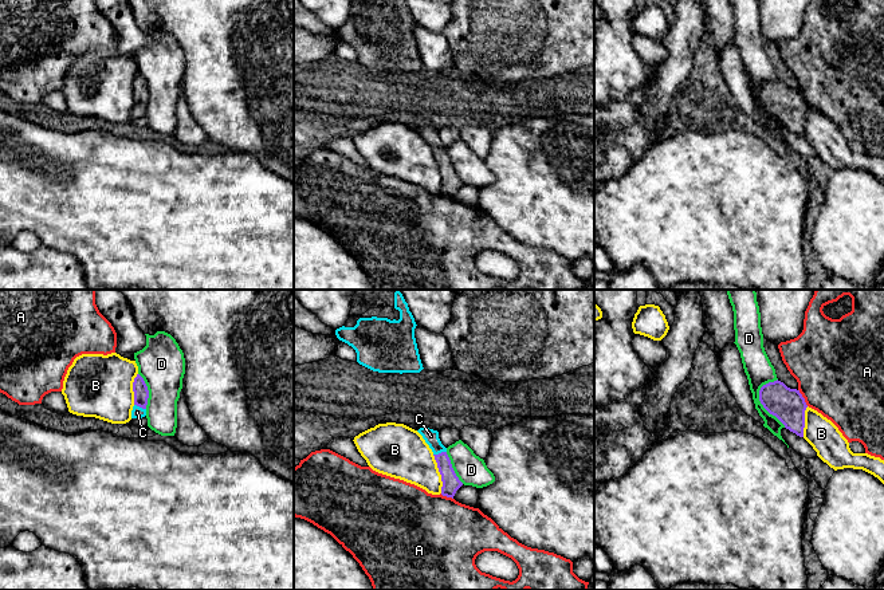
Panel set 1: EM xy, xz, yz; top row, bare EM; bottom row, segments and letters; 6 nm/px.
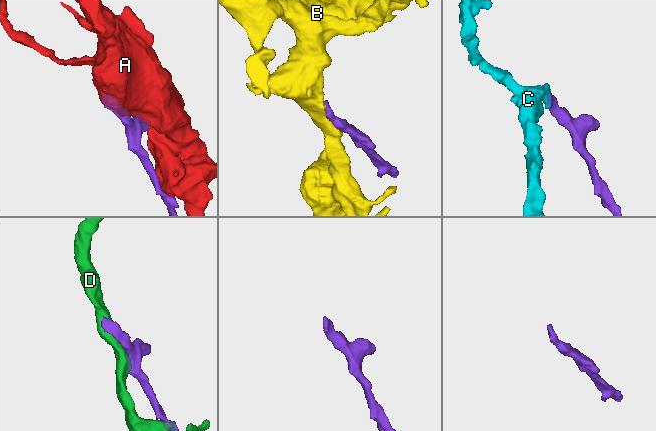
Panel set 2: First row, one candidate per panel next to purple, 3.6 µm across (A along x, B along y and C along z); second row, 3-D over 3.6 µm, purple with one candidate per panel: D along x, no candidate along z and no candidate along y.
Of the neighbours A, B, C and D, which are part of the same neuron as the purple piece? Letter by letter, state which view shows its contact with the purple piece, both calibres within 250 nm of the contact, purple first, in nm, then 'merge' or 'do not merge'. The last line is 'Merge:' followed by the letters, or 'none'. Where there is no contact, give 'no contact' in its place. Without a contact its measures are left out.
A: contact in yz; calibres 200 and 480 nm; do not merge
B: contact in xz; calibres 110 and 300 nm; do not merge
C: contact in xz; calibres 110 and 90 nm; merge
D: contact in yz; calibres 200 and 160 nm; do not merge
Merge: C

